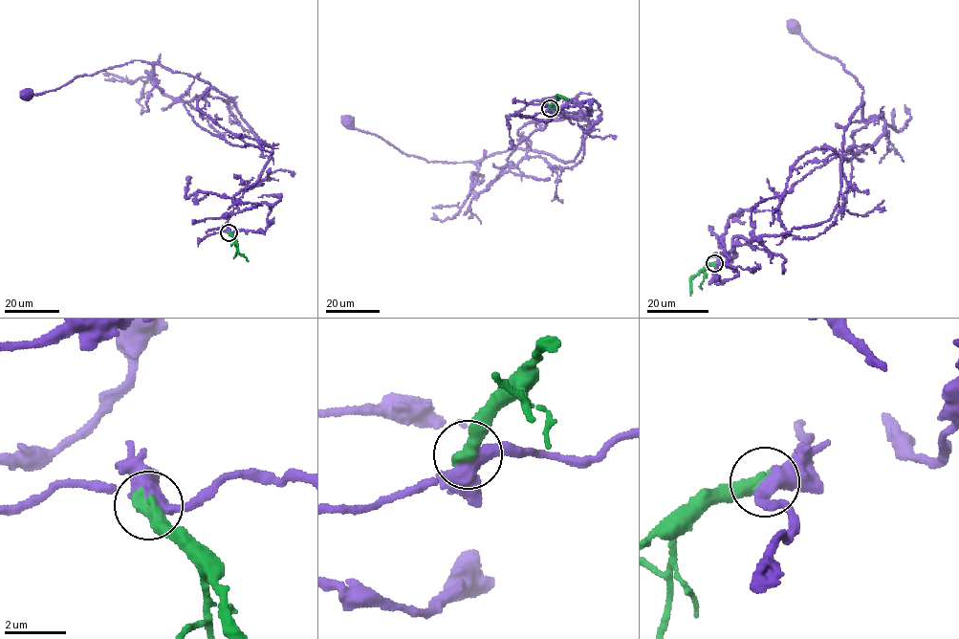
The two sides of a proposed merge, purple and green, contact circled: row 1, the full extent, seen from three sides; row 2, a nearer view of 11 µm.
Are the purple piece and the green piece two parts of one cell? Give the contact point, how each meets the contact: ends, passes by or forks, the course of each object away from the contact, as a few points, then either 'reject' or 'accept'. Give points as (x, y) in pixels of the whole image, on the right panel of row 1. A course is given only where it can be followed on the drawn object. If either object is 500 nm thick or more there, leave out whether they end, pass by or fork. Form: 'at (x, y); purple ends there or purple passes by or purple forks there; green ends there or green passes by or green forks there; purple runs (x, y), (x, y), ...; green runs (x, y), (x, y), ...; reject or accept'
at (714, 263); purple runs (714, 263), (716, 284), (730, 279), (733, 238), (816, 225), (838, 205), (844, 128), (863, 88), (794, 27); green runs (714, 263), (705, 266), (692, 278), (690, 296); reject

